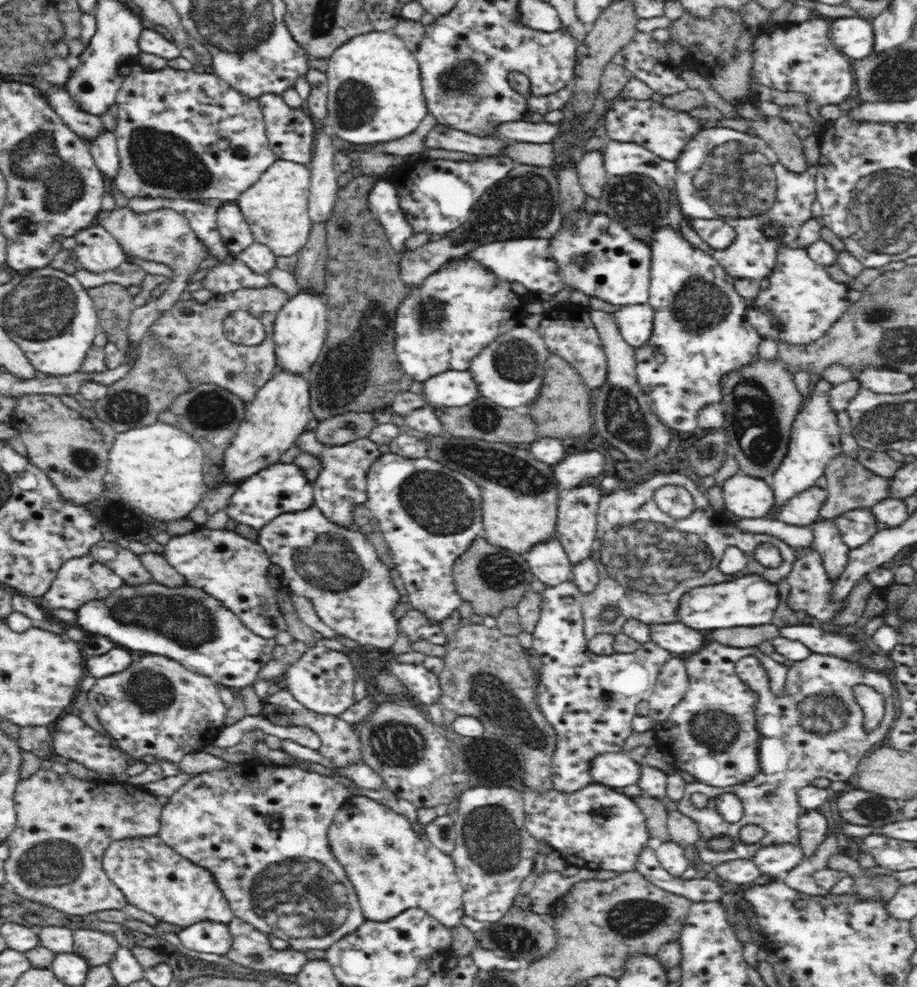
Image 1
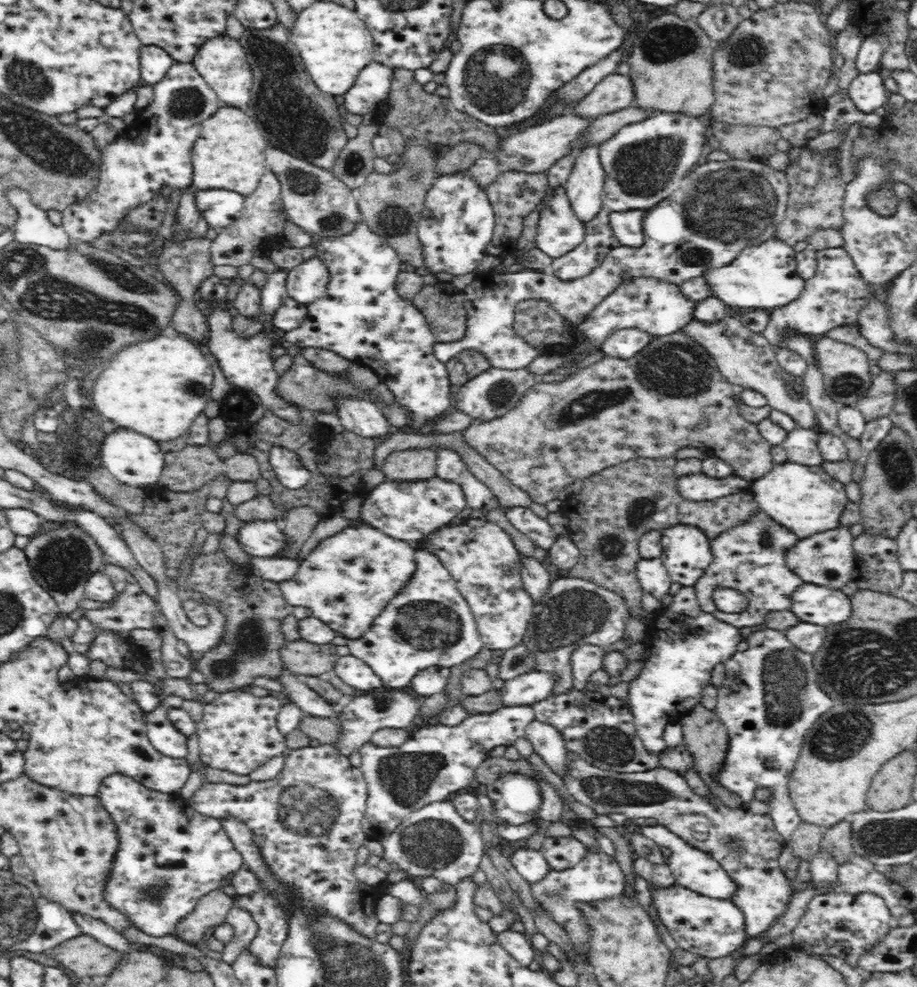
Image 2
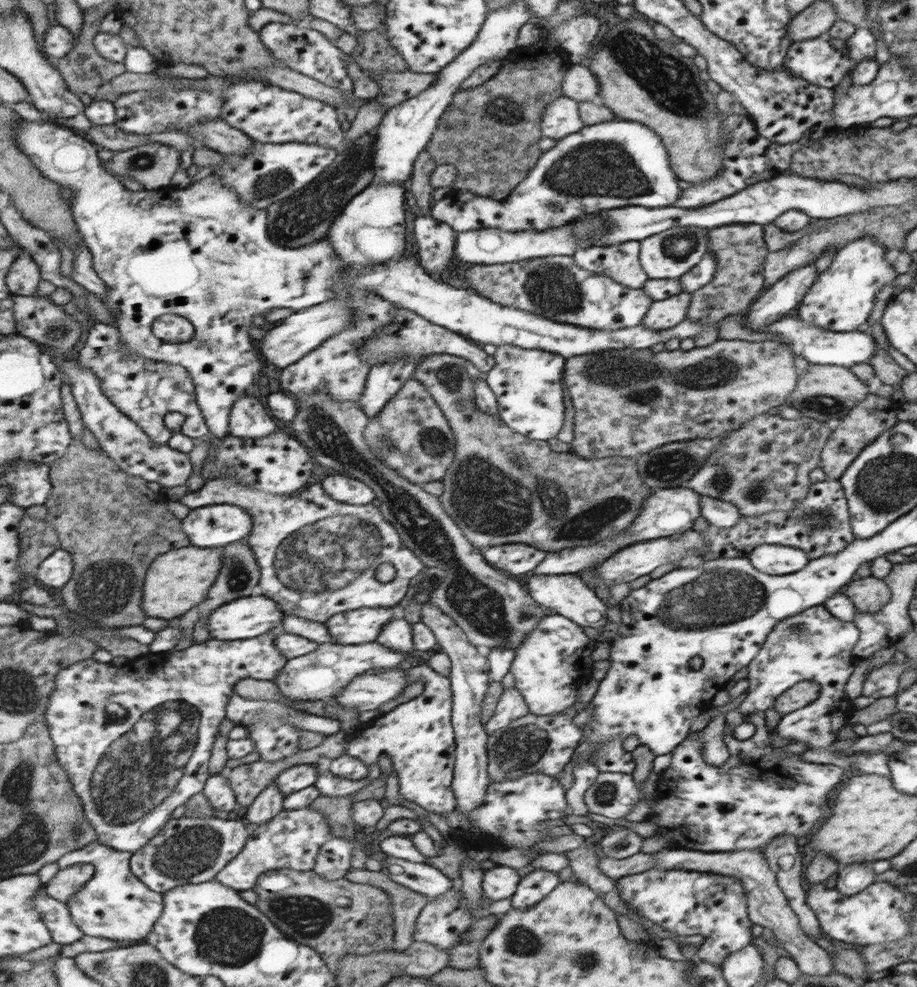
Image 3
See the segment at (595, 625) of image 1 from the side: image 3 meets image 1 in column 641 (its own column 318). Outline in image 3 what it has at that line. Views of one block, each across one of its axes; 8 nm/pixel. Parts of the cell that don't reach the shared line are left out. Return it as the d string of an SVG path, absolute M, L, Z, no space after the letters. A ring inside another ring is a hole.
M227 471L207 481L198 491L183 494L179 502L191 509L214 504L234 504L245 508L254 521L249 544L259 567L263 568L263 578L259 584L263 590L258 590L257 594L265 594L275 600L285 613L305 619L326 623L332 616L359 608L397 606L409 580L423 568L420 558L407 548L395 526L385 520L379 507L371 503L355 505L337 502L325 492L321 483L309 486L301 496L279 496L253 485L243 485L235 471ZM383 563L389 563L395 569L393 579L385 584L374 577L376 567Z

